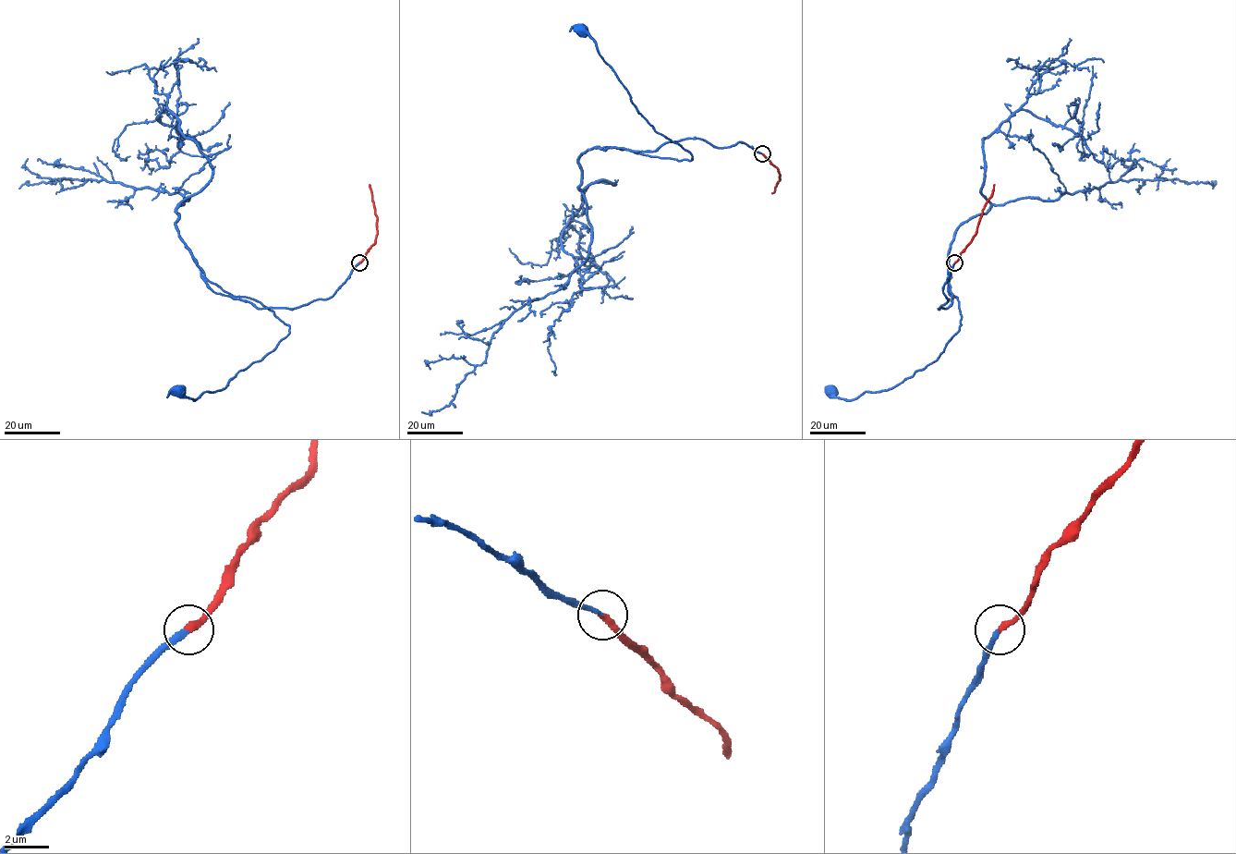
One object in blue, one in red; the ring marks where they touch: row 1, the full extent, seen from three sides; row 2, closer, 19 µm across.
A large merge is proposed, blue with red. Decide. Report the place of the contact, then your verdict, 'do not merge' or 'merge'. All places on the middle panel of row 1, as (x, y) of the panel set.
(762, 153) | merge

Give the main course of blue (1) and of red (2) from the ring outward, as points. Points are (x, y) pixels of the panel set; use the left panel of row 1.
1: (359, 262), (332, 296), (296, 308), (233, 297), (260, 301), (289, 333), (224, 388), (196, 399), (178, 390)
2: (359, 262), (374, 243), (377, 234), (377, 217), (369, 184)

